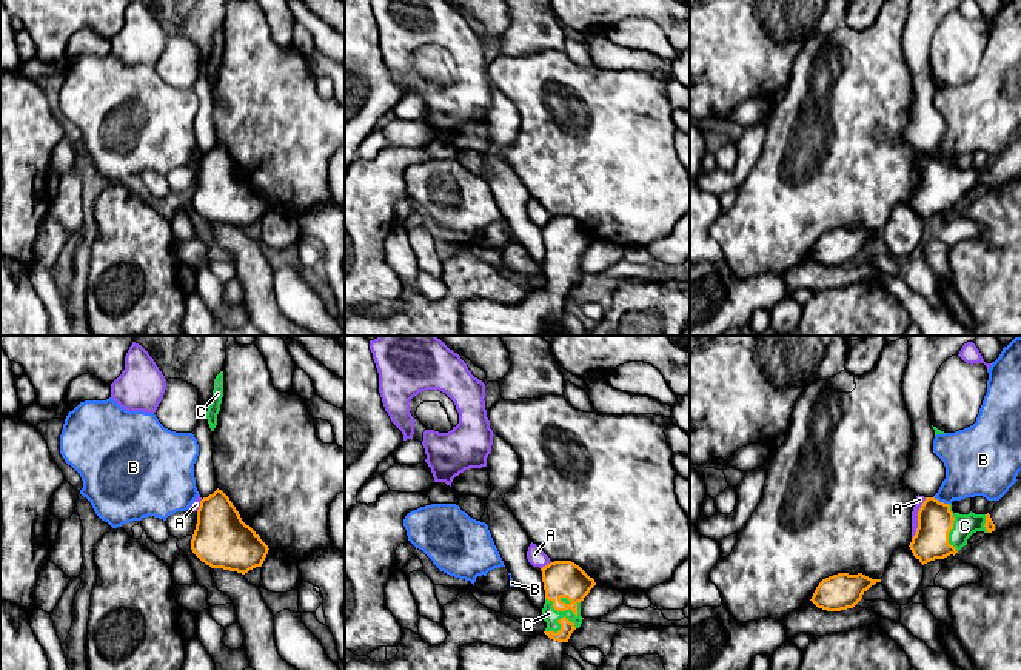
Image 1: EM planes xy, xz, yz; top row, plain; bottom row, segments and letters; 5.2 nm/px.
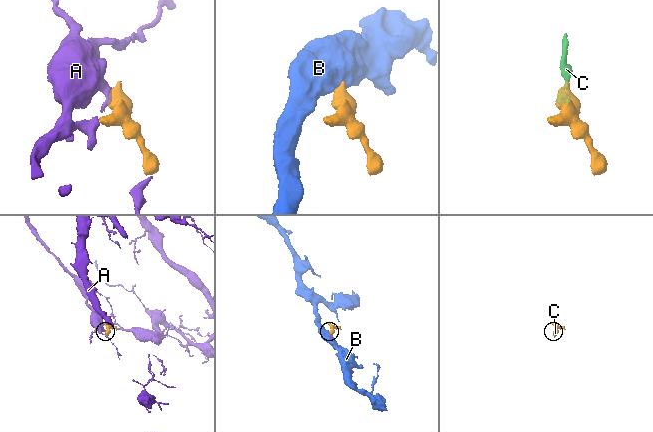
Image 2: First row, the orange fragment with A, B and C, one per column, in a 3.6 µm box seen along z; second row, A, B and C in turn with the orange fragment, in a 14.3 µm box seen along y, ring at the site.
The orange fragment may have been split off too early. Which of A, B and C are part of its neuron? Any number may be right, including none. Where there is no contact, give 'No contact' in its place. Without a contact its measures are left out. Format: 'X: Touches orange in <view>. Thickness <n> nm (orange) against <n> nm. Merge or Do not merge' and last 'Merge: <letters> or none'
A: Touches orange in yz. Thickness 190 nm (orange) against 50 nm. Do not merge
B: Touches orange in yz. Thickness 190 nm (orange) against 300 nm. Do not merge
C: Touches orange in xz. Thickness 190 nm (orange) against 80 nm. Merge
Merge: C

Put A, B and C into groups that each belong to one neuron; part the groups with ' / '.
A / B / C

